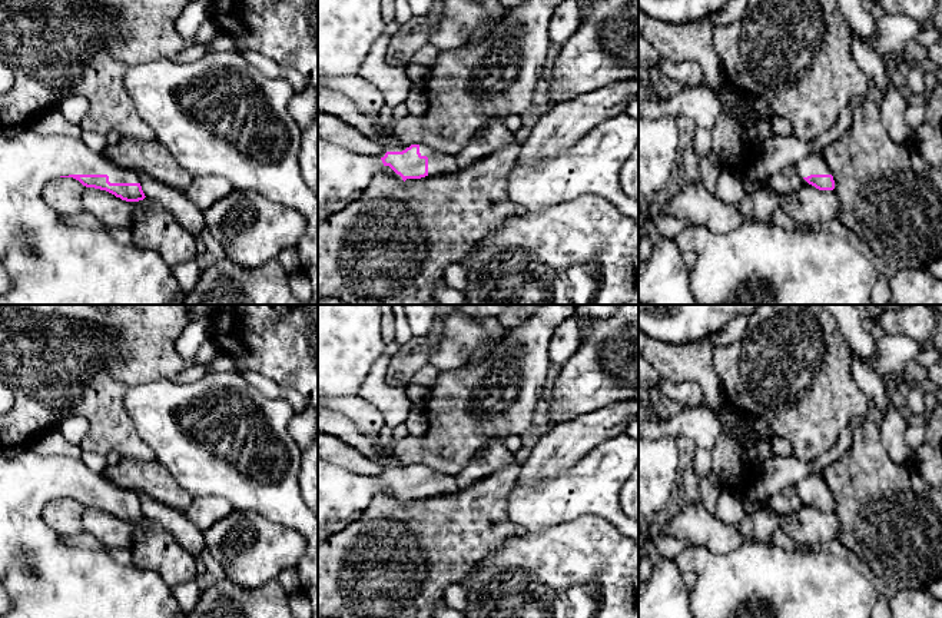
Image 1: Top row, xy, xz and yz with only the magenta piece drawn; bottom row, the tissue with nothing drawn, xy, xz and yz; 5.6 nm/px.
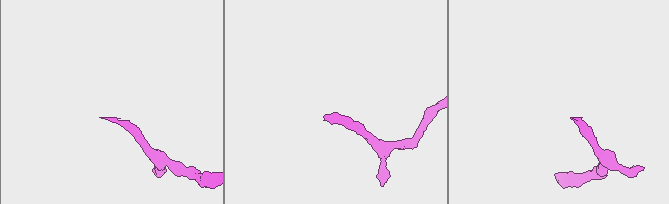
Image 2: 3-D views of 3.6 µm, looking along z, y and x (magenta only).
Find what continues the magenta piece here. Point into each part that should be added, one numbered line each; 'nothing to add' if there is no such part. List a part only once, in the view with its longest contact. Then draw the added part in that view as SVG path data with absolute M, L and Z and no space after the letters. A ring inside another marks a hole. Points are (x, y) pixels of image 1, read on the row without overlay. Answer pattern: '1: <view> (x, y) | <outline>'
1: xy (45, 577) | M26 448L14 456L0 453L0 584L11 609L0 618L175 618L180 608L170 587L152 569L117 564L107 549L66 544L43 519L44 506L60 496L107 495L110 504L140 504L136 492L117 488L80 459L46 456Z

